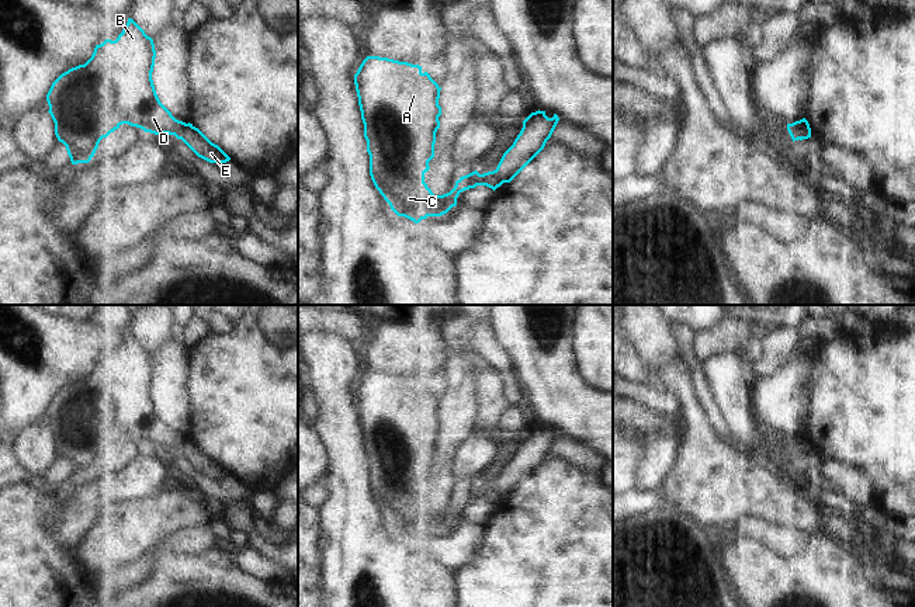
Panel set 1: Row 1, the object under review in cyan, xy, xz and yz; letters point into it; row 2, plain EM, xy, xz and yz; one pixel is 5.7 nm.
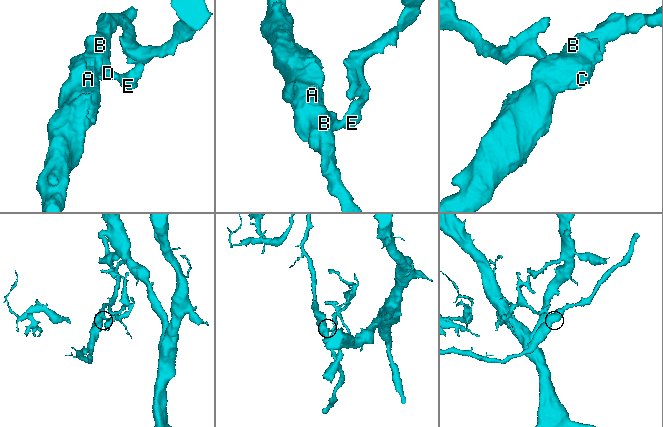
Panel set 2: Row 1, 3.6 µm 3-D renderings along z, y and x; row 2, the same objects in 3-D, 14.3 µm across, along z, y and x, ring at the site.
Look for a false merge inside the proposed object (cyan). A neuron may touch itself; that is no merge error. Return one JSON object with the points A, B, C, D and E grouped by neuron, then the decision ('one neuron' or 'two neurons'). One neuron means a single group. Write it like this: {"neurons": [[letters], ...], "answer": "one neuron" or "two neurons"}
{"neurons": [["A", "B", "C", "D"], ["E"]], "answer": "two neurons"}

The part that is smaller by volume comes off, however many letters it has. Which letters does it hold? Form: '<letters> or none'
A, B, C, D.

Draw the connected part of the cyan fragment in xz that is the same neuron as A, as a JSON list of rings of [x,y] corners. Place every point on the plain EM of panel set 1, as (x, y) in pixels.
[[[367,371],[354,389],[354,399],[364,438],[364,452],[370,469],[370,490],[398,531],[419,538],[427,531],[441,531],[457,520],[458,510],[476,500],[493,506],[503,499],[496,485],[479,489],[476,485],[460,492],[454,503],[443,510],[434,510],[424,497],[429,476],[434,472],[436,447],[440,443],[439,420],[441,402],[422,386],[422,381],[388,372]]]

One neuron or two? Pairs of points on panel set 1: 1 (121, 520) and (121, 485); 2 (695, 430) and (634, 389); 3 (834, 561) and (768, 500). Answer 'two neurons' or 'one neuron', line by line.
1: two neurons
2: two neurons
3: two neurons

